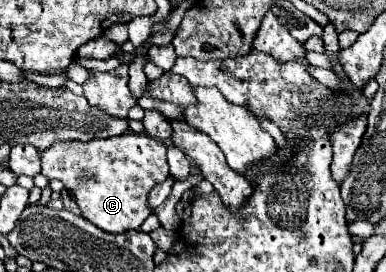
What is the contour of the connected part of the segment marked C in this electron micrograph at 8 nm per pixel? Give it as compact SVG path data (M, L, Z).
M122 134L118 138L90 142L56 142L42 154L42 174L58 178L78 202L80 214L110 234L138 230L154 212L148 204L150 190L168 178L166 144L146 134Z

